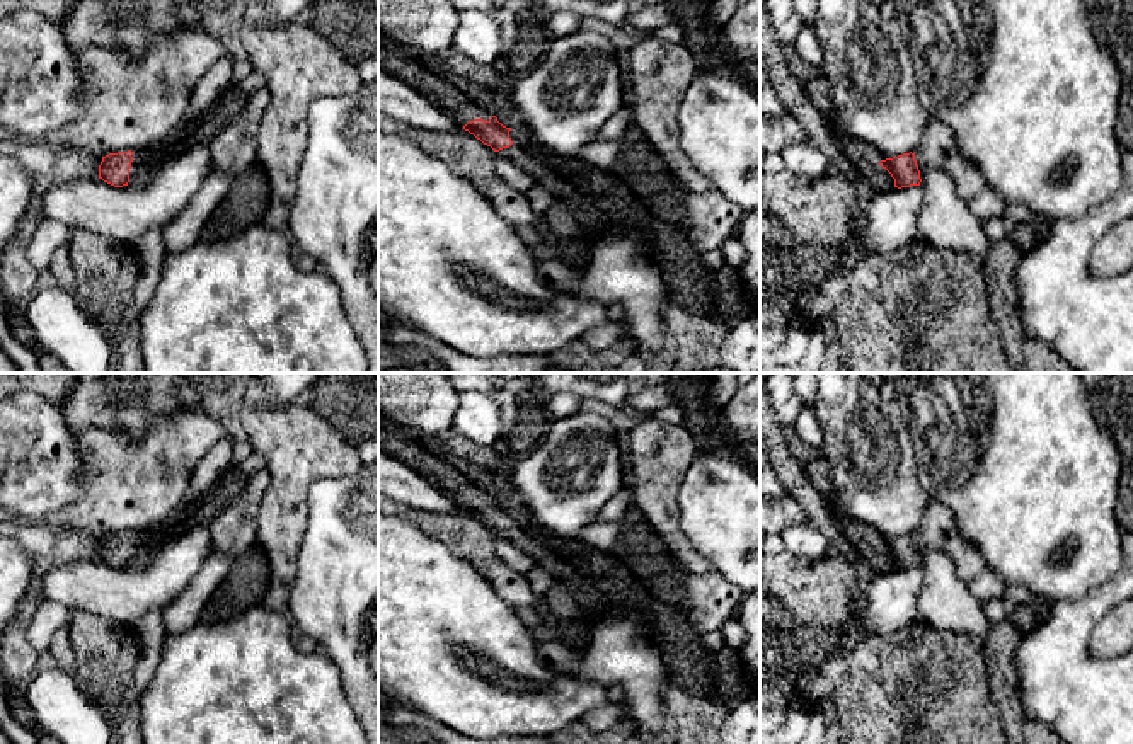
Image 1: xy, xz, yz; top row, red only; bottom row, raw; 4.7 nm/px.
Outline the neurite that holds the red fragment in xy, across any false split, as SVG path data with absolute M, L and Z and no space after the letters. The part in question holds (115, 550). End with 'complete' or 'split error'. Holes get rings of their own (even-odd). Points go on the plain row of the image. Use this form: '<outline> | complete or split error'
M162 526L136 533L128 531L109 535L102 538L99 547L99 560L114 569L138 569L141 565L148 565L167 536L169 531Z | split error

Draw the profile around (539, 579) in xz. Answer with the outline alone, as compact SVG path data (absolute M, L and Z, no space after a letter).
M535 565L525 575L526 575L530 589L537 596L543 596L557 582L557 579L547 569L540 565Z

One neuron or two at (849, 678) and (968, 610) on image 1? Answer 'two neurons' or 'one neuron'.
two neurons

